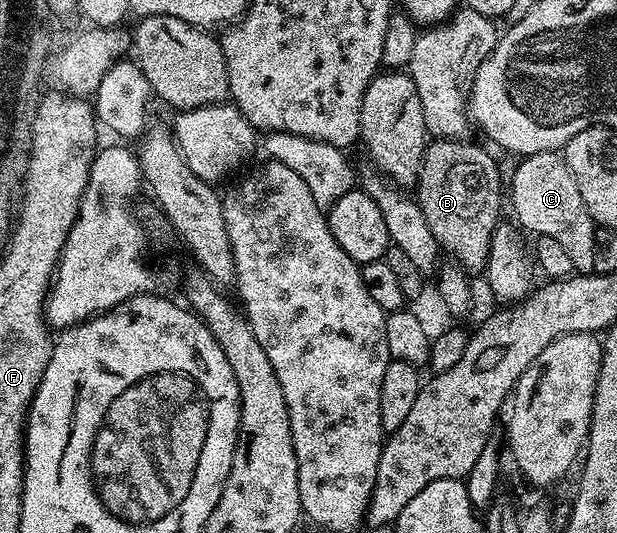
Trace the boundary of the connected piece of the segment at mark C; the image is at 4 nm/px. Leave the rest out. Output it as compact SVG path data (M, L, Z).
M541 151L519 158L517 163L514 176L508 179L508 203L514 206L517 226L523 232L531 231L534 237L555 238L570 254L586 253L586 261L575 260L574 269L577 274L591 274L595 267L596 224L584 205L584 197L580 197L576 177L572 177L565 158L558 151Z

